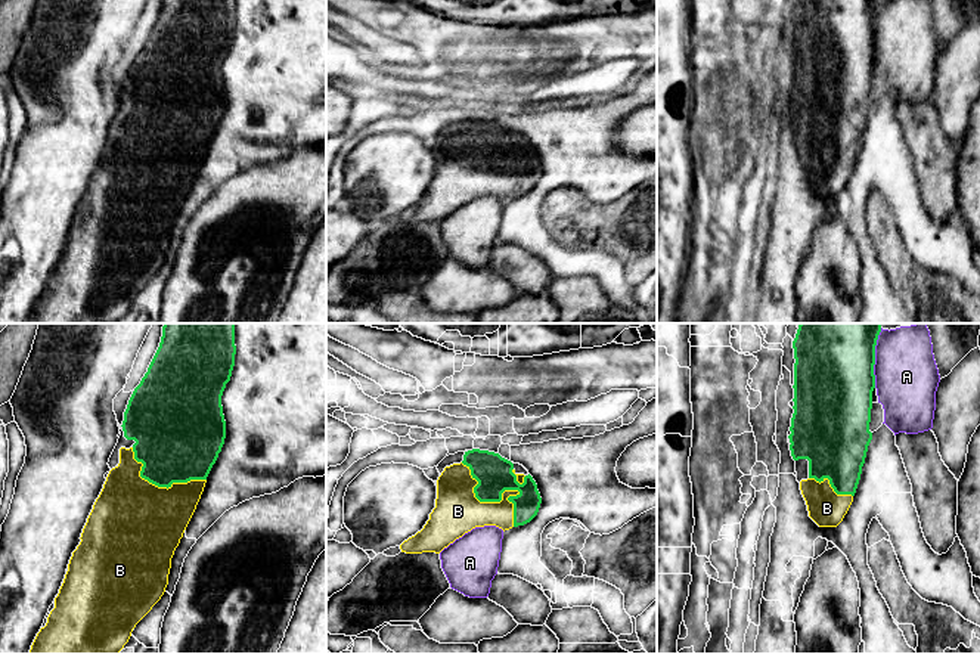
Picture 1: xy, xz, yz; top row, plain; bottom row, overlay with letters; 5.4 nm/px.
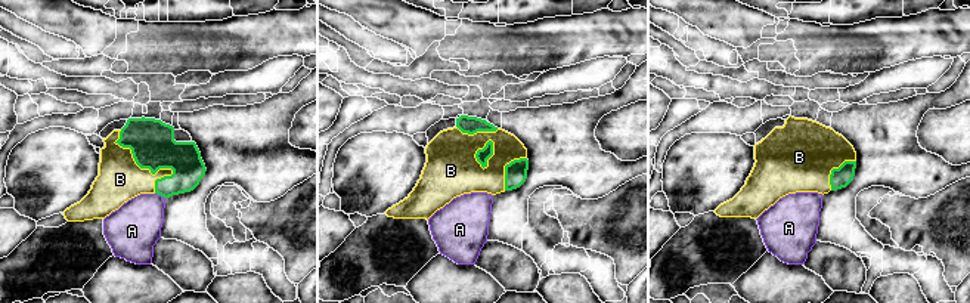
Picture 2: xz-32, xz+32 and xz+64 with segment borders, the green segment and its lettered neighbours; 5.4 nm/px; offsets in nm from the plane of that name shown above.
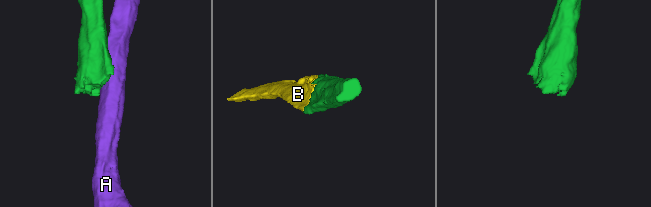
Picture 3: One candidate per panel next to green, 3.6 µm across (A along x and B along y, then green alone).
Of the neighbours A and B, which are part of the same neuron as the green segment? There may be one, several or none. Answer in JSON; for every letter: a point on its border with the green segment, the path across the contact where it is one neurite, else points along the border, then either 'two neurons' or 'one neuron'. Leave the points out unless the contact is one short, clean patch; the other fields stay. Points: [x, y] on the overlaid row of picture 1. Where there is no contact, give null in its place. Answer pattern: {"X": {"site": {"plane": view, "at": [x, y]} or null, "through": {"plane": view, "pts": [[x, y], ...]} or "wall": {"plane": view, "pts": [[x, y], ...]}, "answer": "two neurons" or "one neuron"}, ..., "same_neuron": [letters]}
{"A": {"site": {"plane": "yz", "at": [874, 358]}, "answer": "two neurons"}, "B": {"site": {"plane": "xz", "at": [501, 499]}, "answer": "one neuron"}, "same_neuron": ["B"]}

